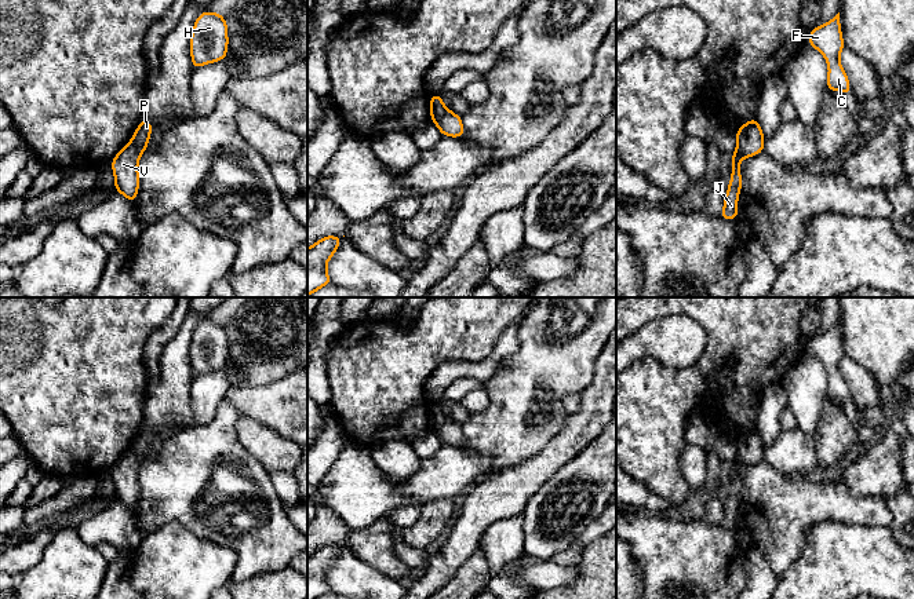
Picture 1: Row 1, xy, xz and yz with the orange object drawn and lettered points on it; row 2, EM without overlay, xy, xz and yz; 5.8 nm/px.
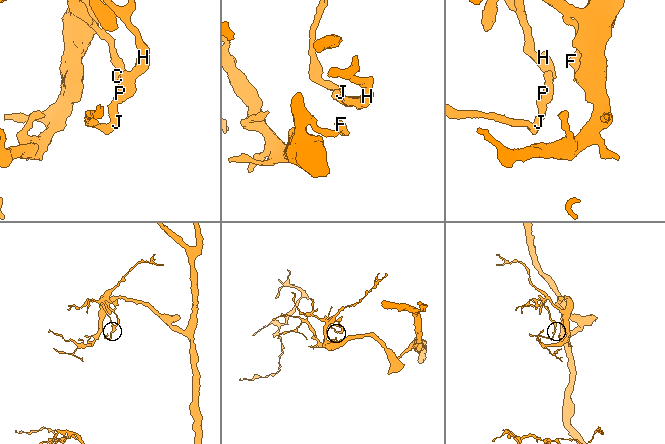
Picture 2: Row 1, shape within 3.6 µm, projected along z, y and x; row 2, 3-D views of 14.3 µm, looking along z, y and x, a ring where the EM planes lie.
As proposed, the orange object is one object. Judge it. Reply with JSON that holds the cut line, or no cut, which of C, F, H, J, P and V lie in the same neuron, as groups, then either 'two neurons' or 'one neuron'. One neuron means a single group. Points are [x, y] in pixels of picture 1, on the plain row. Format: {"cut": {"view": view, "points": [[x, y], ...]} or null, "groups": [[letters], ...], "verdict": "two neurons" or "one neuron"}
{"cut": {"view": "xz", "points": [[448, 419], [434, 431]]}, "groups": [["C", "F", "H", "P"], ["J", "V"]], "verdict": "two neurons"}

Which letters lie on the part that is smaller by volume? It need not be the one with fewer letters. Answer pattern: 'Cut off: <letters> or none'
Cut off: J, V

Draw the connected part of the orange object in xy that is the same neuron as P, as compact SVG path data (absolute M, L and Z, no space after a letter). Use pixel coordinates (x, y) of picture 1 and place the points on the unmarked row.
M142 425L139 435L136 437L136 439L134 441L134 443L131 446L131 452L141 461L145 461L152 439L153 439L153 434Z

